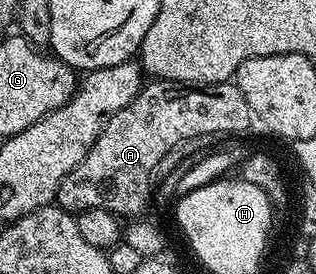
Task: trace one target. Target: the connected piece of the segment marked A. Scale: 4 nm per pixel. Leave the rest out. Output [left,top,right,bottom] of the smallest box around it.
[56,81,251,216]

